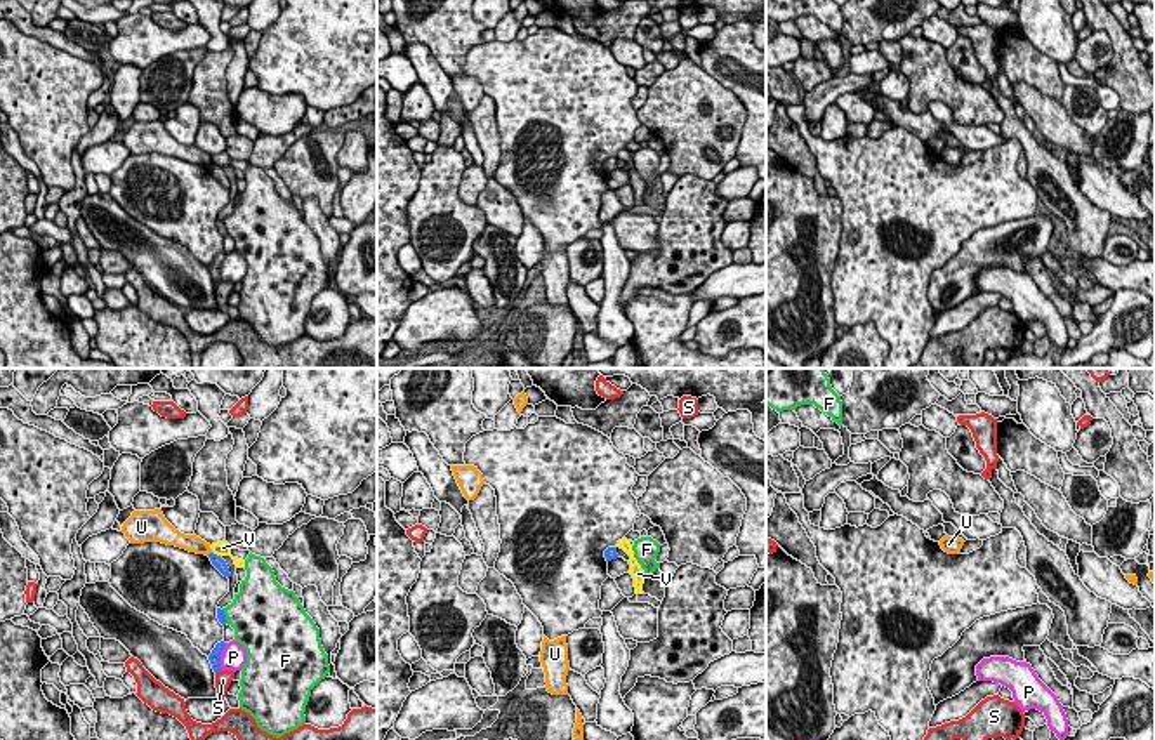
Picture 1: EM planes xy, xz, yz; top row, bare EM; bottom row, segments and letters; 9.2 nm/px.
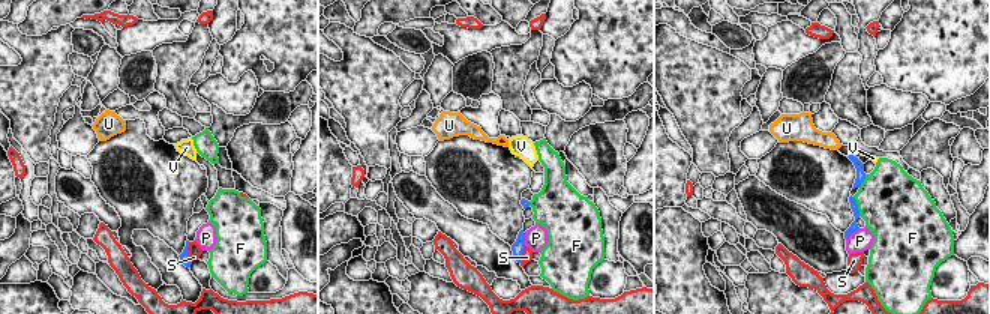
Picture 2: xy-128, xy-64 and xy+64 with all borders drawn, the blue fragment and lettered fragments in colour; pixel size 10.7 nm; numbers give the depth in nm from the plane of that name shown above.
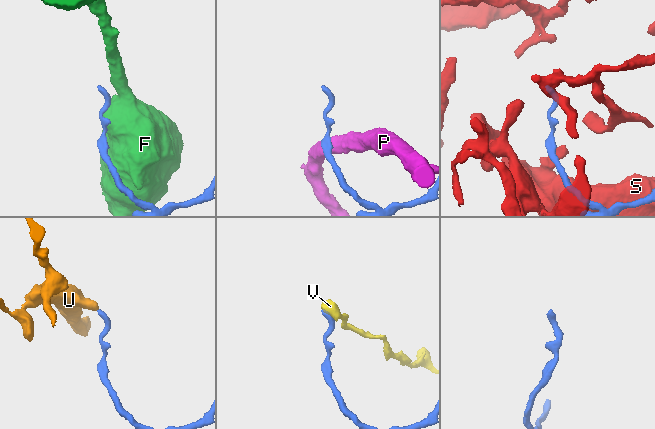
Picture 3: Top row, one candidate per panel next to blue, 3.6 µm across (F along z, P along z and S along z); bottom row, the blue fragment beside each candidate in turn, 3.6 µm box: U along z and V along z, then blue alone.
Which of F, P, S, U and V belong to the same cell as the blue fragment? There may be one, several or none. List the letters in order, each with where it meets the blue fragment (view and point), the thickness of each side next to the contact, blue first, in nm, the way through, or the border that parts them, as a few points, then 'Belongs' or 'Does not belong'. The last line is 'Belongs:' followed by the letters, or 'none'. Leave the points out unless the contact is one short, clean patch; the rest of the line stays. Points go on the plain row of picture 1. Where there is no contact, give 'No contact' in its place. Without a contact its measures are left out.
F: Touches blue at xy (224, 226). Thickness 70 nm (blue) against 420 nm. Boundary: xy (223, 219), (226, 233). Does not belong
P: Touches blue at xy (219, 268). Thickness 120 nm (blue) against 240 nm. Boundary: xy (226, 254), (219, 280). Does not belong
S: Touches blue at xy (217, 282). Thickness 120 nm (blue) against 160 nm. Does not belong
U: No contact. Does not belong
V: Touches blue at xy (216, 165). Thickness 120 nm (blue) against 130 nm. Boundary: xy (212, 162), (221, 169). Does not belong
Belongs: none

